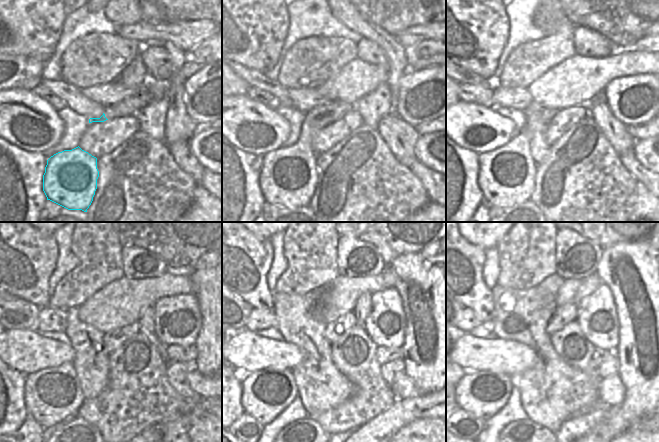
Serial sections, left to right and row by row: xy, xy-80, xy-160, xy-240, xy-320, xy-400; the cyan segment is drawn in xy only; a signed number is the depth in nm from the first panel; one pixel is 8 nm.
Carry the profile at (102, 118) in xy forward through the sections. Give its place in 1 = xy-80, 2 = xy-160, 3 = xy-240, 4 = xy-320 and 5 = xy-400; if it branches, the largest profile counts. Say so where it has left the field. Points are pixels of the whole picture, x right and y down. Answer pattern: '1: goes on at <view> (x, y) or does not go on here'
1: goes on at xy-80 (288, 178)
2: goes on at xy-160 (506, 178)
3: goes on at xy-240 (52, 396)
4: goes on at xy-320 (265, 393)
5: goes on at xy-400 (483, 393)

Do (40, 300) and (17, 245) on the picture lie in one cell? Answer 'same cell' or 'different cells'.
same cell

